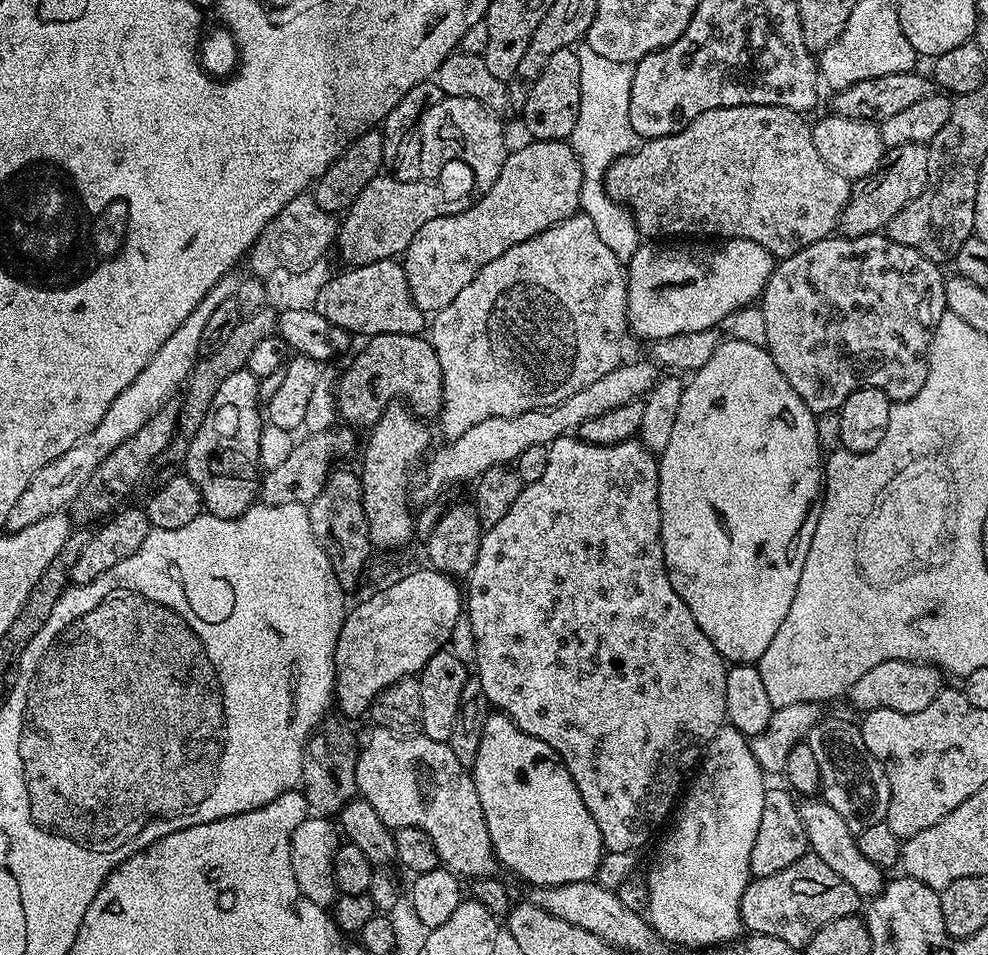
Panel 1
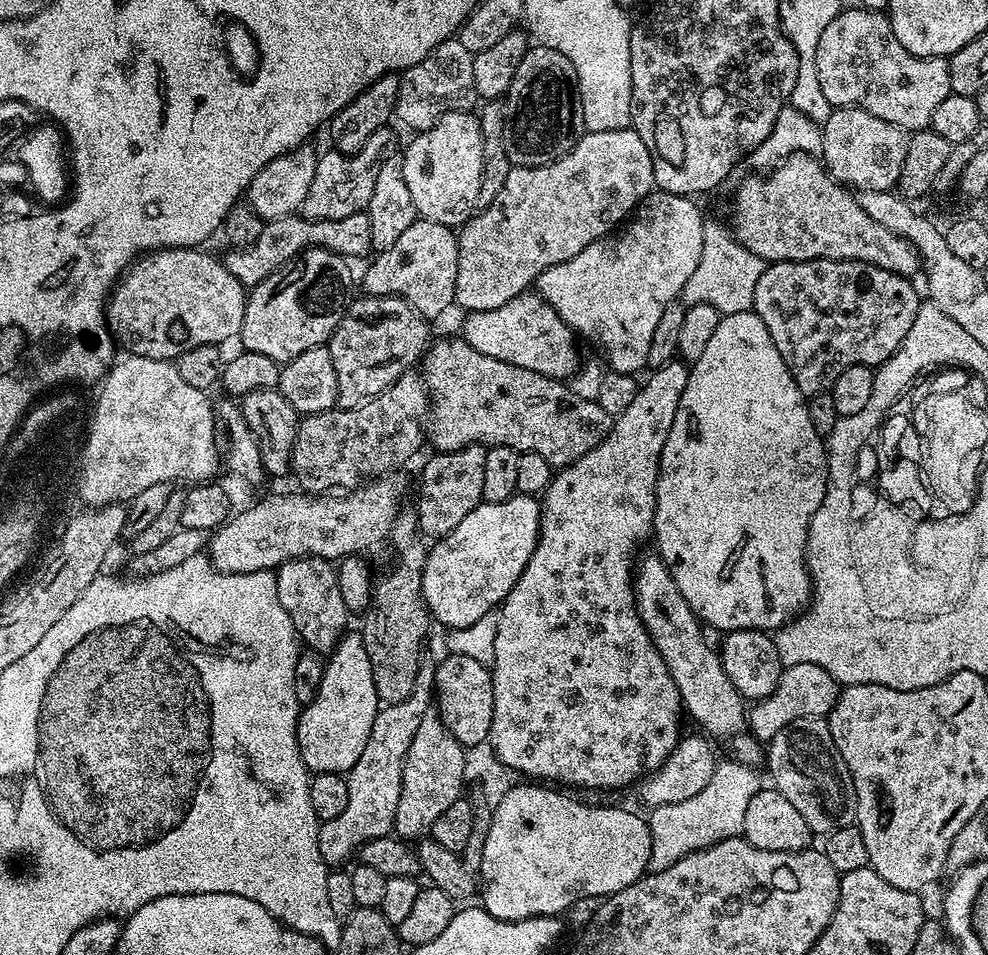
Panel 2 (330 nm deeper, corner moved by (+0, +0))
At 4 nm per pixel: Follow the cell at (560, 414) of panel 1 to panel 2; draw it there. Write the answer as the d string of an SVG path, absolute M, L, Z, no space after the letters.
M389 474L379 478L373 478L351 490L345 491L343 494L305 494L303 491L295 490L296 492L284 492L281 496L268 496L265 500L260 500L257 504L252 504L249 508L244 508L233 511L228 519L211 533L206 555L212 562L213 568L217 572L225 572L226 574L250 574L251 572L266 572L275 570L281 564L285 564L287 560L291 560L297 556L317 556L329 562L340 562L344 557L355 556L357 554L364 554L367 548L372 548L375 544L380 544L389 539L392 523L396 520L396 513L401 511L402 504L400 499L404 496L404 480L400 474Z

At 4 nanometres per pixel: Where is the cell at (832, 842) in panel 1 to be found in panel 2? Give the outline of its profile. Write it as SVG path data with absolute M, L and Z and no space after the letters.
M651 555L644 561L641 559L634 572L636 609L662 662L666 662L666 670L670 670L670 676L678 686L683 711L687 715L689 712L713 741L721 740L728 747L727 755L733 761L758 765L759 760L761 763L765 759L766 752L761 741L749 731L744 697L734 690L734 682L726 678L719 651L702 638L702 622L690 610L686 598L682 598L682 590L674 586L670 570L659 555Z

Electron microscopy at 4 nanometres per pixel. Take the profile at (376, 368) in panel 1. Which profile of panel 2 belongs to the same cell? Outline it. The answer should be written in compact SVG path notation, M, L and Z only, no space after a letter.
M462 338L456 340L433 339L422 357L424 385L428 387L430 411L426 417L426 440L433 444L436 452L462 450L471 444L482 444L497 448L506 446L515 452L542 454L553 469L573 464L582 454L594 450L604 435L612 429L613 417L595 400L579 397L565 381L552 380L534 370L490 358L474 350Z

